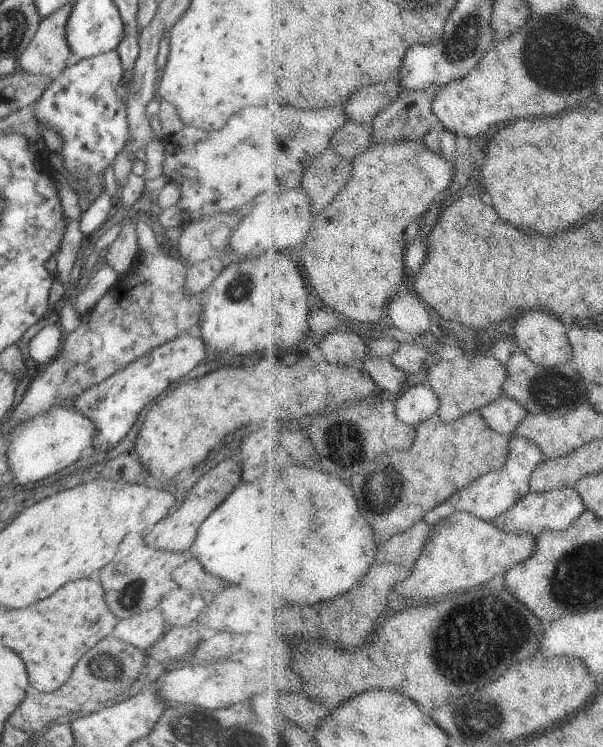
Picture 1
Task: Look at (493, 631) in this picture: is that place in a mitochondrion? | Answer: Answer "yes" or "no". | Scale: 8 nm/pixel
yes

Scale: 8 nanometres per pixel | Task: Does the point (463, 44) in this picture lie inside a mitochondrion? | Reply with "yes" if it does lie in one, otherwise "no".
yes

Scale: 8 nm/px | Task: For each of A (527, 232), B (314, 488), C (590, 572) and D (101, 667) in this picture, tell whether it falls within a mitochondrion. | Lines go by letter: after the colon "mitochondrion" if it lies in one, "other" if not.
A: other
B: other
C: mitochondrion
D: mitochondrion

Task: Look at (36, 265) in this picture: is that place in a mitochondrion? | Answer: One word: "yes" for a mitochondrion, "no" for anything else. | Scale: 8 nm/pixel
no

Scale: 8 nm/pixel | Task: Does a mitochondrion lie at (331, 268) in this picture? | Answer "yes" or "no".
no

